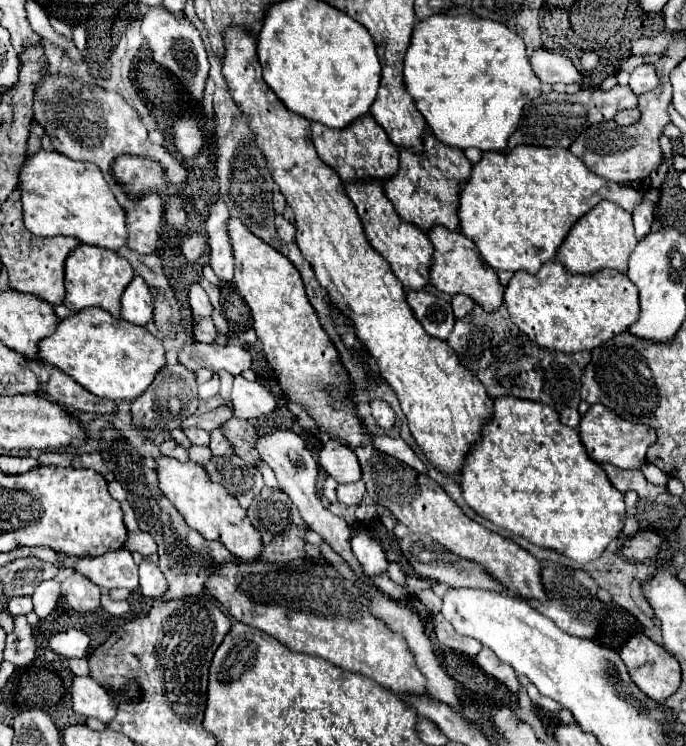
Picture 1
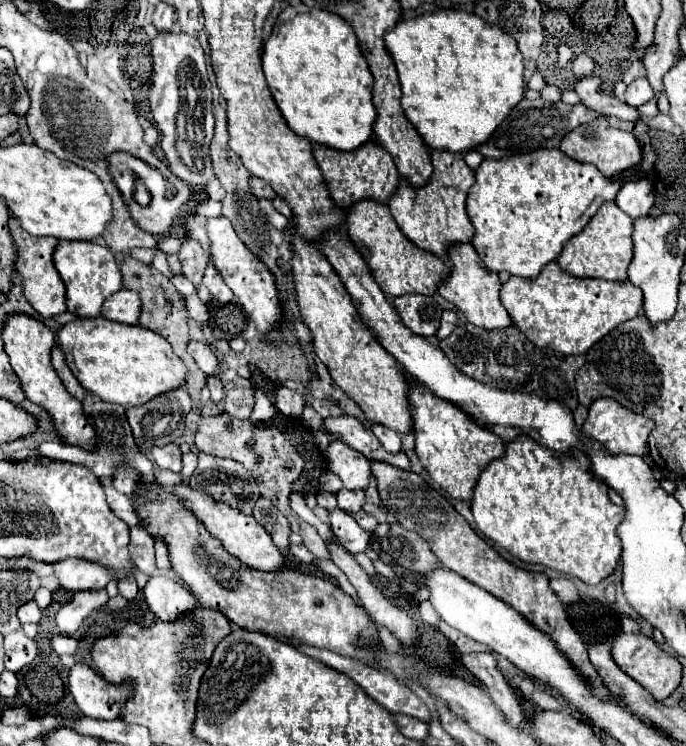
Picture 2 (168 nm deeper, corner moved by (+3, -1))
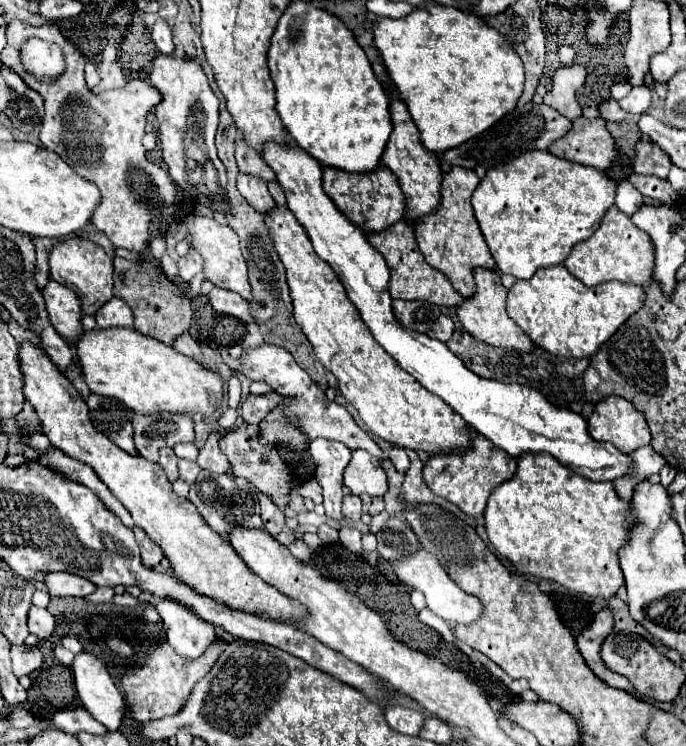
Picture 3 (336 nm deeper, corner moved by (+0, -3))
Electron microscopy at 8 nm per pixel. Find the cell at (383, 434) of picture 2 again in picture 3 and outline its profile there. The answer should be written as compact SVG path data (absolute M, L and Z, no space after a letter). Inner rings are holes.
M393 447L393 449L387 451L387 457L393 461L393 465L395 465L395 469L397 469L399 473L405 473L405 471L409 469L409 457L407 457L405 449Z

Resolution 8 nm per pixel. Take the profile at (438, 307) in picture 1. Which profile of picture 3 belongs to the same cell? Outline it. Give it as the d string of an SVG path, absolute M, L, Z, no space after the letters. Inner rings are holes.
M395 299L393 301L393 313L395 317L409 329L419 331L419 333L429 333L433 323L439 319L441 311L435 303L429 301L403 301Z

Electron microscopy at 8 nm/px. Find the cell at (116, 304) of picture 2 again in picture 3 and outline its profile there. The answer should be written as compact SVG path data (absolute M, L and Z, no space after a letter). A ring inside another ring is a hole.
M113 297L111 301L107 301L95 315L97 319L97 327L105 329L105 327L133 327L133 311L129 309L129 305L117 297Z

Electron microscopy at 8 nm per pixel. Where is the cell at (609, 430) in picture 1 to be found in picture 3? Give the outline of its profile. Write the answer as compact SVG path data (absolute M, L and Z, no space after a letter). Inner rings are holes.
M611 395L599 401L587 419L587 425L589 435L595 437L595 441L609 441L621 453L633 453L651 441L645 415L621 397Z

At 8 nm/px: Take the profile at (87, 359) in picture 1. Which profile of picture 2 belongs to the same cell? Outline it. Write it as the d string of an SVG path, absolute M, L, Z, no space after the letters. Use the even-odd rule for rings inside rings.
M104 317L76 319L60 329L58 345L80 385L108 403L122 407L144 405L162 393L186 385L188 369L182 359L174 355L170 343L140 325L124 325Z

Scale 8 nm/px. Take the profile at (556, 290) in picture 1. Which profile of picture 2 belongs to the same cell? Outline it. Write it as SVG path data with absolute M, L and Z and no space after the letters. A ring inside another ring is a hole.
M548 263L542 273L534 279L510 277L500 289L500 301L512 317L514 325L536 345L536 347L552 347L564 355L580 355L586 353L596 341L600 341L606 333L610 333L620 323L634 319L642 309L642 291L626 281L606 281L606 279L590 279L590 277L574 277L560 269L558 263Z

